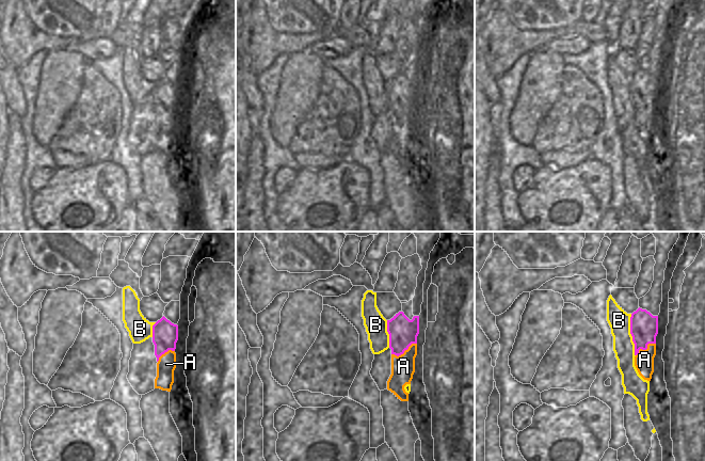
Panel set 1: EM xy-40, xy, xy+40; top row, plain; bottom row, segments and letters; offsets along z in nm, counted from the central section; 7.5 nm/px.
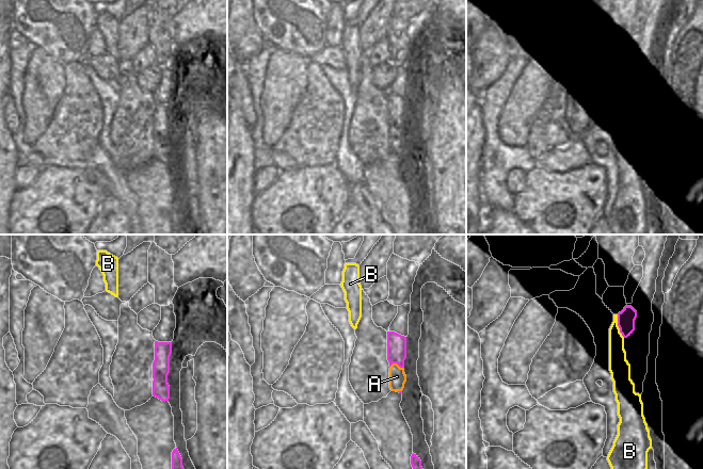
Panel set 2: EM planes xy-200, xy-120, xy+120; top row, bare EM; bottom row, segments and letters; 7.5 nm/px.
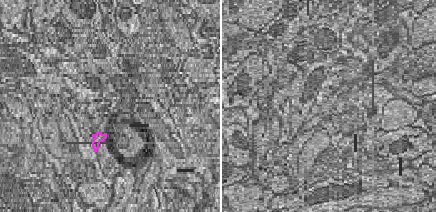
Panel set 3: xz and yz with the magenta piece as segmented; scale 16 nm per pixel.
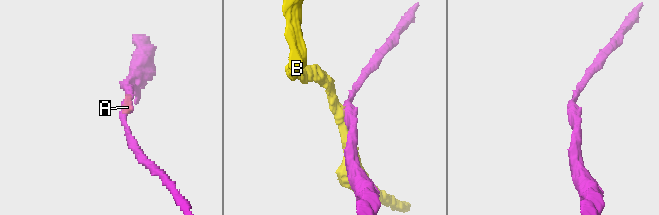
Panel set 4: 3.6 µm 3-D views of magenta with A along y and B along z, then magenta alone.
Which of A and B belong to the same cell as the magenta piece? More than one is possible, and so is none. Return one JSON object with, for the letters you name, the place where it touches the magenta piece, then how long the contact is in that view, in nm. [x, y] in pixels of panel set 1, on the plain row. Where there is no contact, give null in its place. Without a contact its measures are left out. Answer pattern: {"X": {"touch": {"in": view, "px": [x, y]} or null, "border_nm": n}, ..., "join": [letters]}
{"join": []}

